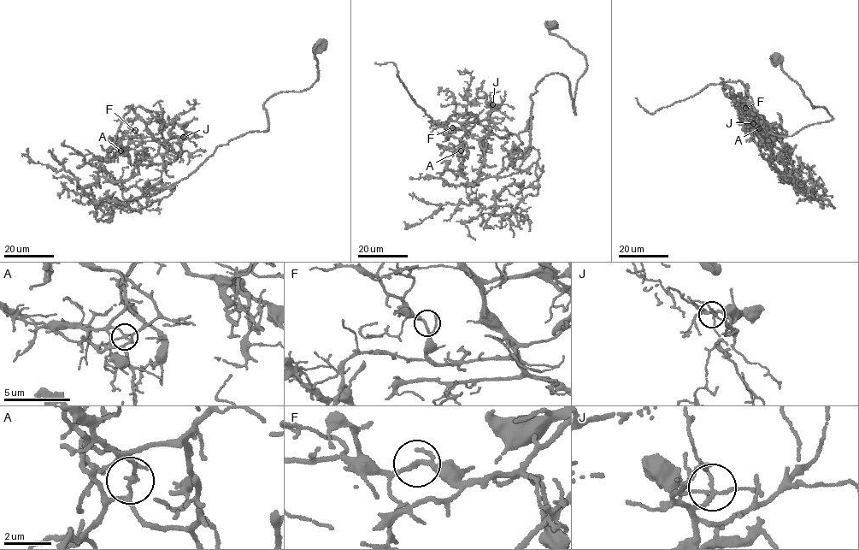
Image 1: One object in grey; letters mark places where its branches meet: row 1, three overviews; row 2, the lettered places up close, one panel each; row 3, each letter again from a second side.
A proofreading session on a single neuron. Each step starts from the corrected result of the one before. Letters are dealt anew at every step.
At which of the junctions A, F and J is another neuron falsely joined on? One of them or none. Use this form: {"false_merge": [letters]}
{"false_merge": ["A"]}

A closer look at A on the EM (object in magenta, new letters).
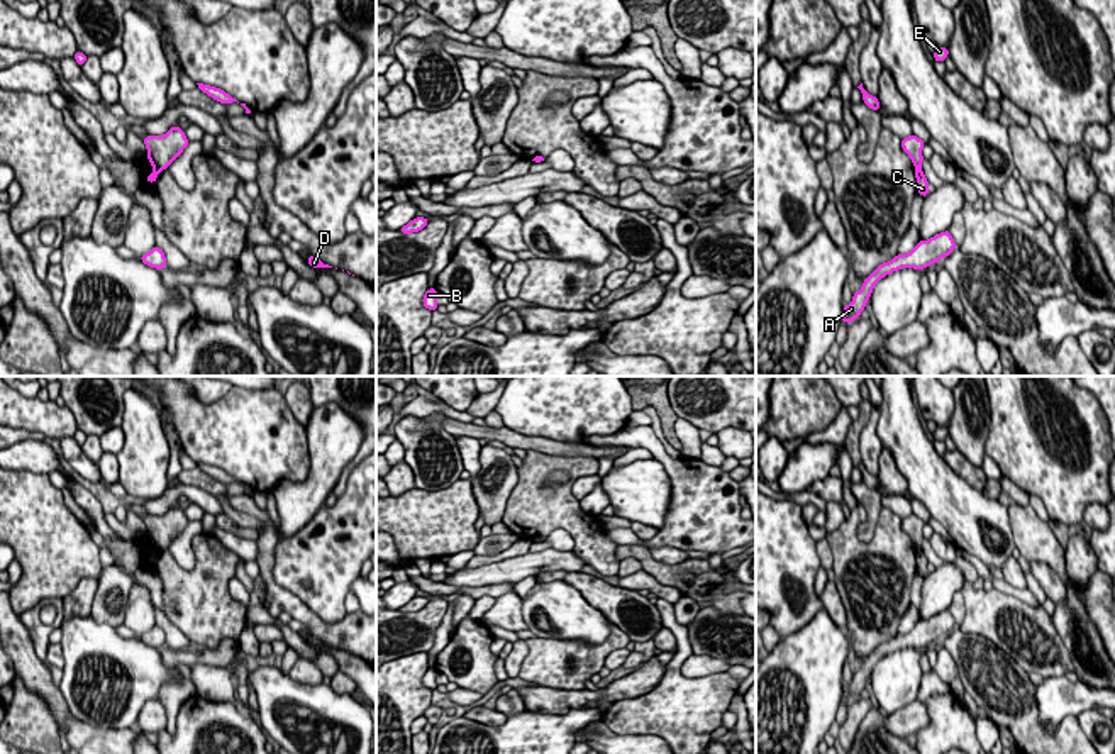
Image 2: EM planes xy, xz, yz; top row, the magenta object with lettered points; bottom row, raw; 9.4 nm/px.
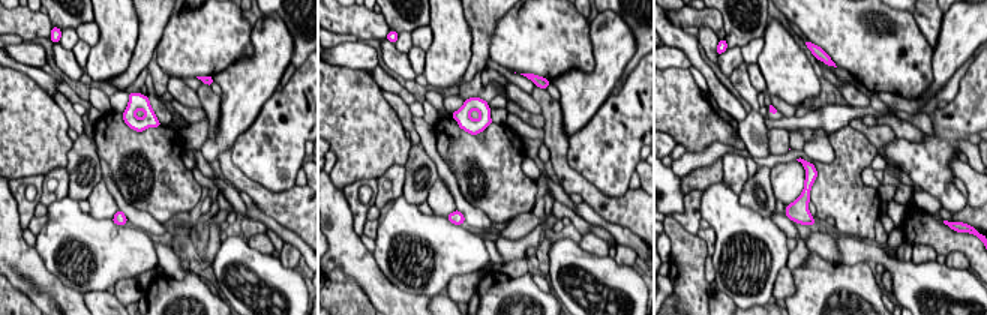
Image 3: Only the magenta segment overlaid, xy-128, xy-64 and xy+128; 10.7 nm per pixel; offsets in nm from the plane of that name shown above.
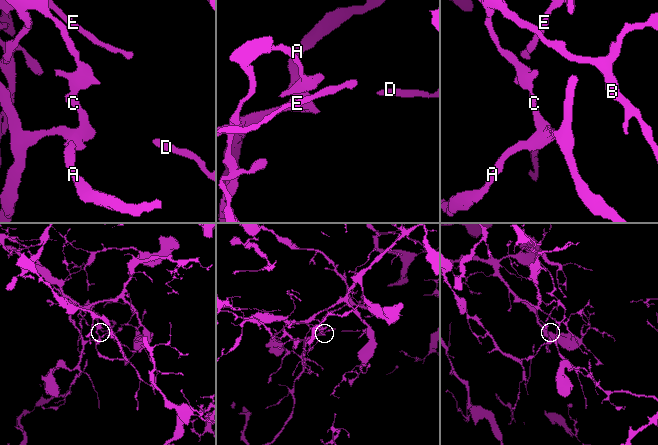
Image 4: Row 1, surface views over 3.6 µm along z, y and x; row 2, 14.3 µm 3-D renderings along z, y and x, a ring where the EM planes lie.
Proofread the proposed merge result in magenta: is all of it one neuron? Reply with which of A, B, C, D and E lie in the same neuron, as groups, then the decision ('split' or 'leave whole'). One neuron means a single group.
groups A C E / B D; split

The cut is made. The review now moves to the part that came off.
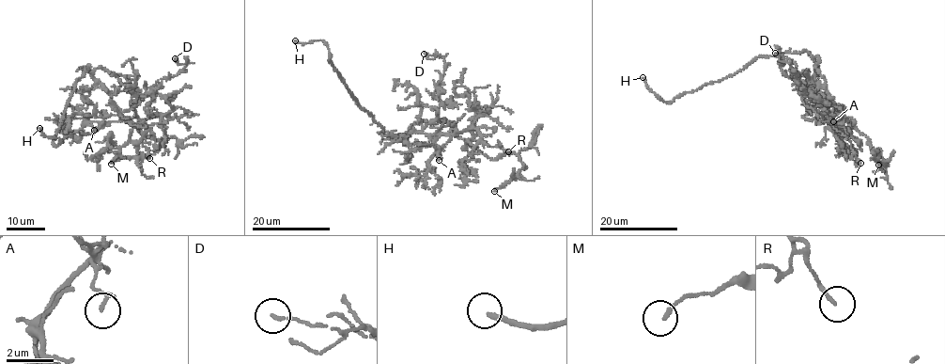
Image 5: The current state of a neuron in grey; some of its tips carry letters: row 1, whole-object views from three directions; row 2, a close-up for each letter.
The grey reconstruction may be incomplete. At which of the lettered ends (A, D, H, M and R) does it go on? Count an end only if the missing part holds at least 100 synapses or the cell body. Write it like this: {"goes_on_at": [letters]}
{"goes_on_at": ["H"]}

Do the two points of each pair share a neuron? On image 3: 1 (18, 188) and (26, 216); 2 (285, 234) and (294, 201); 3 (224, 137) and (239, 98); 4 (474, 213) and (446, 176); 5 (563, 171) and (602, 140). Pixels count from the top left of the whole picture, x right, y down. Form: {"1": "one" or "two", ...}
{"1": "one", "2": "two", "3": "one", "4": "one", "5": "two"}

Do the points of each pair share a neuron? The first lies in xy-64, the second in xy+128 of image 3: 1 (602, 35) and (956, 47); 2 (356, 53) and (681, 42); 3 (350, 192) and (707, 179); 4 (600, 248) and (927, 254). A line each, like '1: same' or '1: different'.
1: same
2: different
3: different
4: same

